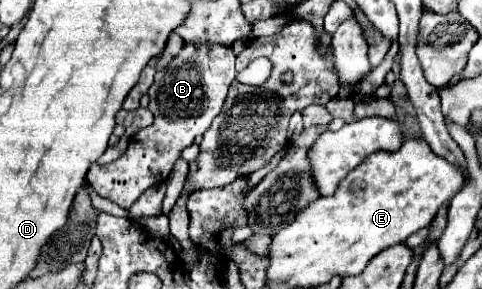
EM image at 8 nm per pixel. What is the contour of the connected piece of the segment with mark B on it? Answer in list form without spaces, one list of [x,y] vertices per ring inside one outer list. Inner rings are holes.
[[[184,45],[184,49],[168,63],[168,67],[156,73],[154,85],[148,91],[150,105],[148,109],[154,115],[154,123],[142,131],[138,131],[126,149],[126,153],[108,163],[94,163],[88,171],[88,183],[92,189],[118,203],[124,209],[130,205],[152,185],[164,183],[174,167],[174,163],[182,157],[182,149],[194,143],[194,137],[204,135],[212,125],[214,117],[220,113],[228,87],[236,79],[234,69],[234,51],[224,45]]]

